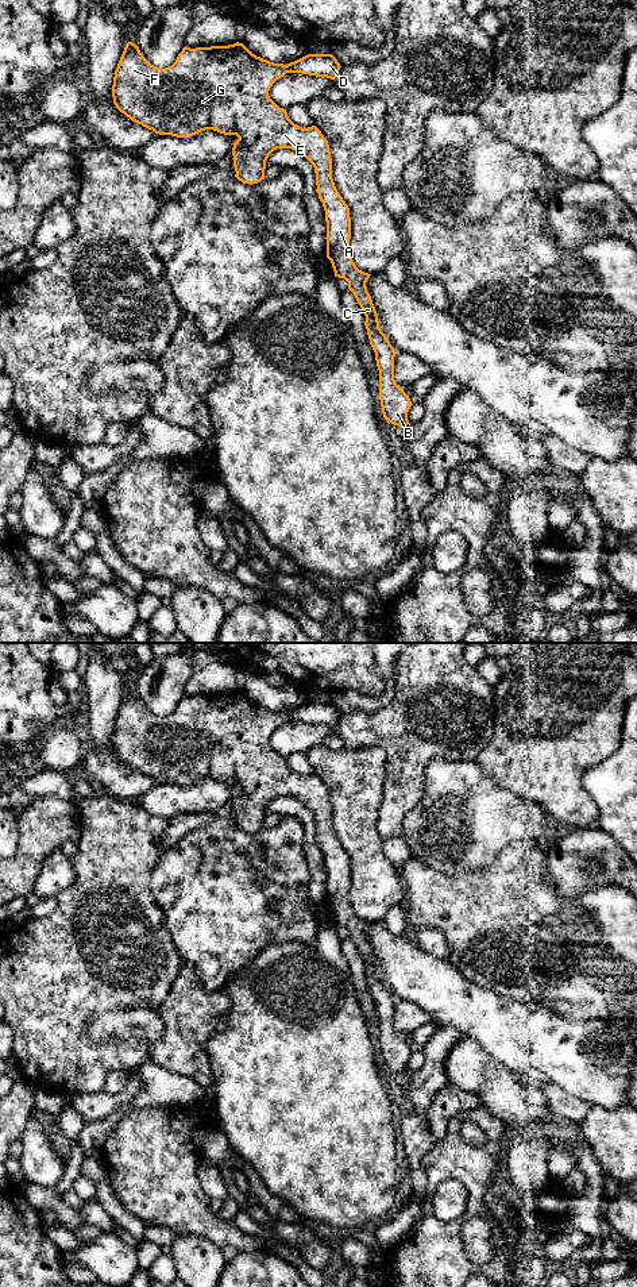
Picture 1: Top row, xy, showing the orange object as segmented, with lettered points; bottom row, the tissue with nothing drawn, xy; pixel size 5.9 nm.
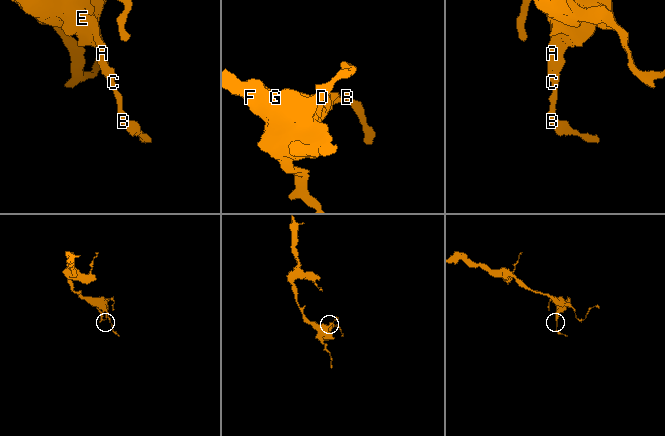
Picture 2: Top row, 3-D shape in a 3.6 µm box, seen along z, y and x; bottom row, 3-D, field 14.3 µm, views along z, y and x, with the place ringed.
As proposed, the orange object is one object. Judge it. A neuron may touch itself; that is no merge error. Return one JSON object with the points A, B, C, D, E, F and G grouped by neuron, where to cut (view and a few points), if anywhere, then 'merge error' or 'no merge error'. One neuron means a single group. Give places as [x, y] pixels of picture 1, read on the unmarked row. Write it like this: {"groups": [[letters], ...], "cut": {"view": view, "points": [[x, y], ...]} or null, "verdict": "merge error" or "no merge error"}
{"groups": [["A", "B", "C", "D", "E", "F", "G"]], "cut": null, "verdict": "no merge error"}

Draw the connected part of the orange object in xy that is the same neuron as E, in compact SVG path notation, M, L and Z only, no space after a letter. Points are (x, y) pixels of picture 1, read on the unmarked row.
M128 690L115 718L112 745L121 762L159 783L190 786L205 778L236 783L232 808L235 825L243 832L265 828L266 809L277 797L296 798L313 813L325 859L327 906L335 925L348 930L364 960L379 1018L383 1066L405 1076L413 1052L394 1028L395 998L379 976L366 935L371 922L359 918L350 902L350 856L332 826L328 789L316 774L302 777L294 772L286 758L269 744L273 732L286 721L335 728L340 716L332 702L308 702L287 713L274 712L236 690L196 697L185 694L175 710L162 717L151 713L139 695Z

